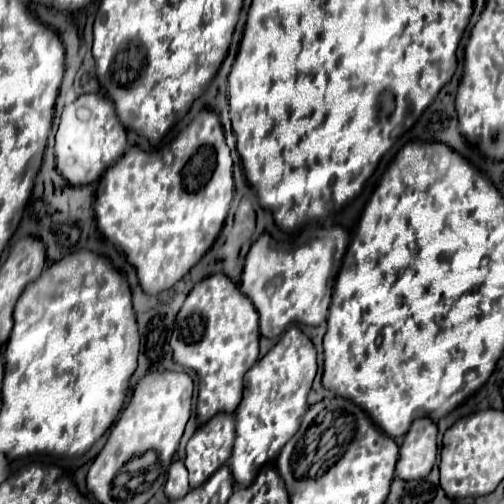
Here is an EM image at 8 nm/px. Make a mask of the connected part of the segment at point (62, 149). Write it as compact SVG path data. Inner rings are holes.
M82 94L70 106L64 106L56 132L56 170L72 184L84 186L96 182L126 148L126 128L116 118L114 104L106 94Z

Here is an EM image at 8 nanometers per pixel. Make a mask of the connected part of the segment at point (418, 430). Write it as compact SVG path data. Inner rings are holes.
M418 418L410 426L400 446L396 476L402 480L420 480L430 474L436 462L436 424L430 418Z

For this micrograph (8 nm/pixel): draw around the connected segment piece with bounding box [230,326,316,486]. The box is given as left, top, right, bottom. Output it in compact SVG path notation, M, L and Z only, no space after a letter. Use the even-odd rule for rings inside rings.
M296 326L288 328L278 344L258 360L246 374L244 398L236 410L236 442L230 470L240 486L250 486L258 470L274 460L280 448L300 428L300 418L308 410L306 396L316 376L316 350L306 334Z

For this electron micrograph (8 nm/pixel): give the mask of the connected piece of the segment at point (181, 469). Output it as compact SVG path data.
M182 460L172 462L172 466L168 470L168 480L166 480L166 486L164 486L166 496L170 500L176 500L176 498L182 498L188 490L190 490L190 486L188 486L188 470L186 470L184 462Z

